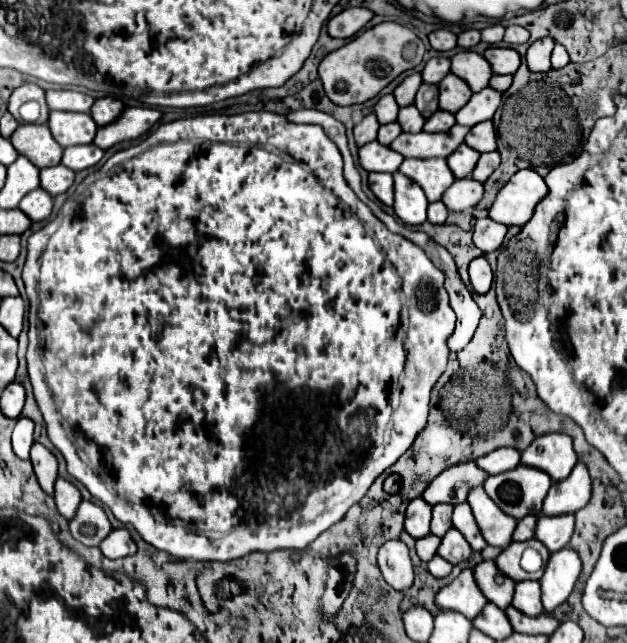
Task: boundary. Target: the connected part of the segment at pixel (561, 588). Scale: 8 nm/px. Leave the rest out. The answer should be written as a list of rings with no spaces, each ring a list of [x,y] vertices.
[[[565,546],[559,552],[551,554],[545,574],[541,578],[541,600],[547,612],[553,612],[559,604],[563,604],[569,598],[581,574],[581,568],[583,562],[573,548]]]

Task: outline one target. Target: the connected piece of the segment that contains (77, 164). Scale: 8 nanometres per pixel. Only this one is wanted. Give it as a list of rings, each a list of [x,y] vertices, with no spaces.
[[[87,144],[87,146],[69,146],[63,152],[63,160],[61,164],[65,164],[67,168],[71,168],[73,172],[85,170],[95,166],[99,160],[103,158],[103,150],[97,148],[95,144]]]

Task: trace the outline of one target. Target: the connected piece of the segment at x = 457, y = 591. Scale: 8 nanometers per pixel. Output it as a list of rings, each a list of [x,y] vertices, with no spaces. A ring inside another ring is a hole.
[[[473,568],[461,570],[461,574],[451,584],[441,588],[437,594],[437,604],[443,610],[455,610],[473,620],[487,604],[485,596],[481,596],[481,590],[477,588]]]

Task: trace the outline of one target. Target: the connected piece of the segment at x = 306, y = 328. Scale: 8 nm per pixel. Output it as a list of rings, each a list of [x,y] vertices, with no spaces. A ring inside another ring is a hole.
[[[265,110],[235,115],[204,114],[160,124],[143,142],[115,152],[95,174],[87,176],[79,184],[79,188],[75,190],[73,198],[71,196],[67,198],[67,202],[63,204],[63,208],[61,208],[55,220],[48,222],[43,228],[28,238],[27,257],[22,270],[22,279],[29,300],[29,343],[26,362],[27,368],[29,368],[29,378],[31,378],[31,384],[33,384],[33,392],[35,392],[35,400],[37,400],[37,404],[39,404],[39,408],[43,412],[43,418],[47,422],[47,434],[49,434],[51,442],[57,446],[57,450],[63,454],[63,458],[67,462],[67,472],[75,480],[85,484],[87,490],[99,502],[109,506],[113,516],[119,522],[133,524],[135,530],[141,534],[141,538],[145,542],[149,542],[151,546],[155,546],[157,550],[163,550],[163,552],[167,552],[167,554],[171,554],[171,556],[175,556],[179,560],[203,560],[203,562],[205,560],[209,560],[209,562],[211,560],[229,562],[229,560],[237,560],[237,558],[247,556],[247,554],[257,552],[257,550],[261,550],[261,552],[271,552],[271,550],[281,550],[281,548],[303,550],[321,532],[325,532],[329,526],[337,524],[347,514],[347,510],[365,496],[365,492],[375,482],[375,478],[381,472],[385,472],[391,464],[395,464],[399,460],[399,456],[403,452],[407,452],[407,448],[413,444],[415,436],[425,428],[427,416],[429,416],[431,390],[437,384],[439,376],[447,368],[447,356],[449,356],[447,338],[453,334],[453,328],[455,328],[455,312],[449,306],[449,296],[447,296],[447,292],[443,288],[445,276],[437,266],[433,266],[429,256],[425,256],[425,252],[421,248],[417,248],[417,244],[413,244],[411,240],[407,240],[407,238],[403,238],[399,234],[389,232],[385,228],[385,224],[371,212],[371,208],[367,204],[363,204],[355,196],[355,192],[349,188],[349,184],[345,184],[341,154],[337,152],[337,146],[325,136],[321,126],[293,124],[283,114],[265,112]],[[263,146],[273,146],[277,152],[269,152]],[[75,428],[87,440],[93,440],[93,442],[97,442],[101,446],[101,456],[103,458],[101,458],[101,468],[99,470],[103,470],[103,474],[91,466],[91,462],[89,462],[89,458],[87,458],[87,454],[83,450],[75,447],[77,436]],[[133,504],[143,504],[147,508],[155,508],[155,510],[135,510]]]

